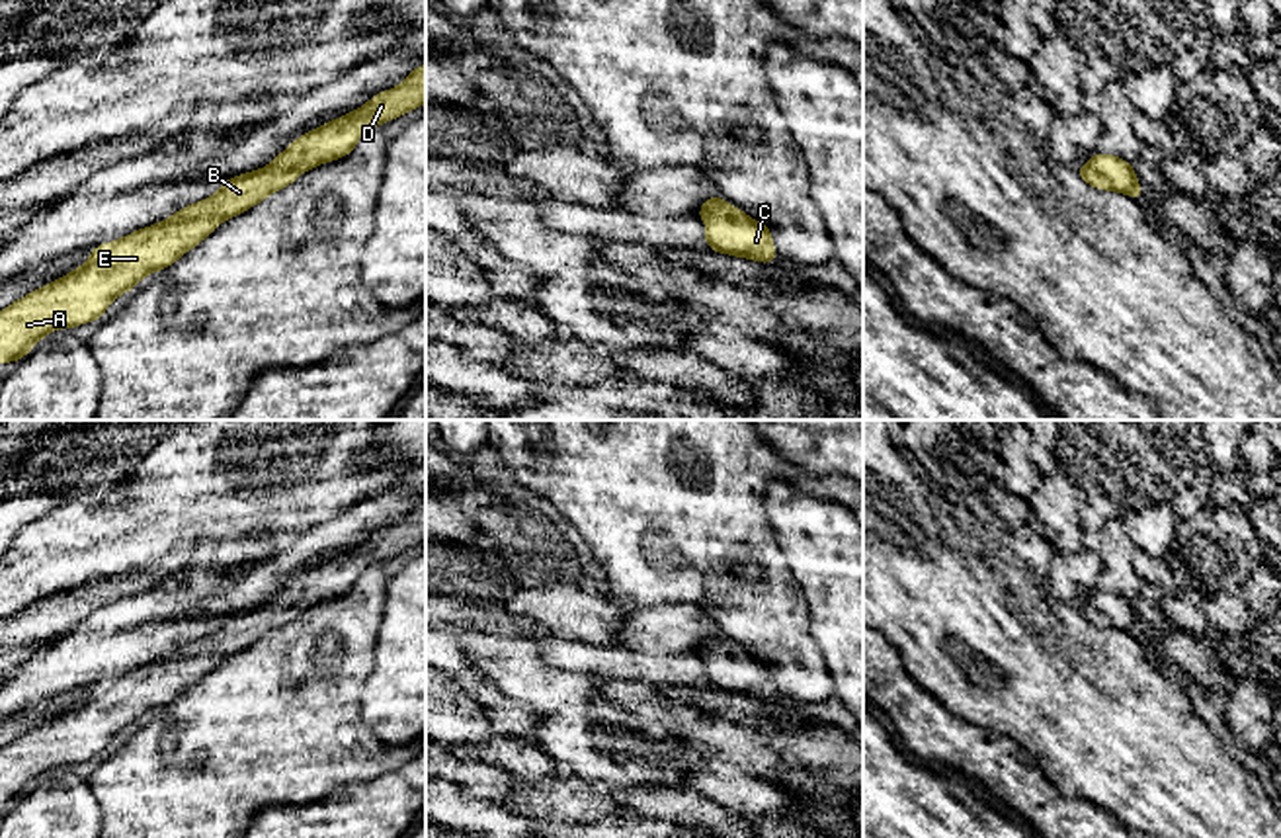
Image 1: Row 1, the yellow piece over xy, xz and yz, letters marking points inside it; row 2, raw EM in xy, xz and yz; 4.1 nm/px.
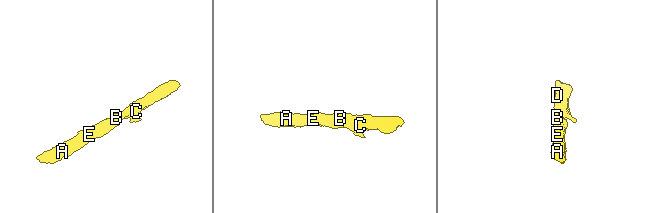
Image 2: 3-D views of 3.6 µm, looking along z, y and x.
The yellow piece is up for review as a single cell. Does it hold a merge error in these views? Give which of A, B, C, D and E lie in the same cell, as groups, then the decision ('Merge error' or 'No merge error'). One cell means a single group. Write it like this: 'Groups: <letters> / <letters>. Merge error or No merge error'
Groups: A B C D E. No merge error

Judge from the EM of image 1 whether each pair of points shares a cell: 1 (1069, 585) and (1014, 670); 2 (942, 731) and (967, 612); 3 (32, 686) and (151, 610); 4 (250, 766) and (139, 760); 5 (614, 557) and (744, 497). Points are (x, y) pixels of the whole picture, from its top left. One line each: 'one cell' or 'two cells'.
1: two cells
2: two cells
3: one cell
4: one cell
5: one cell

